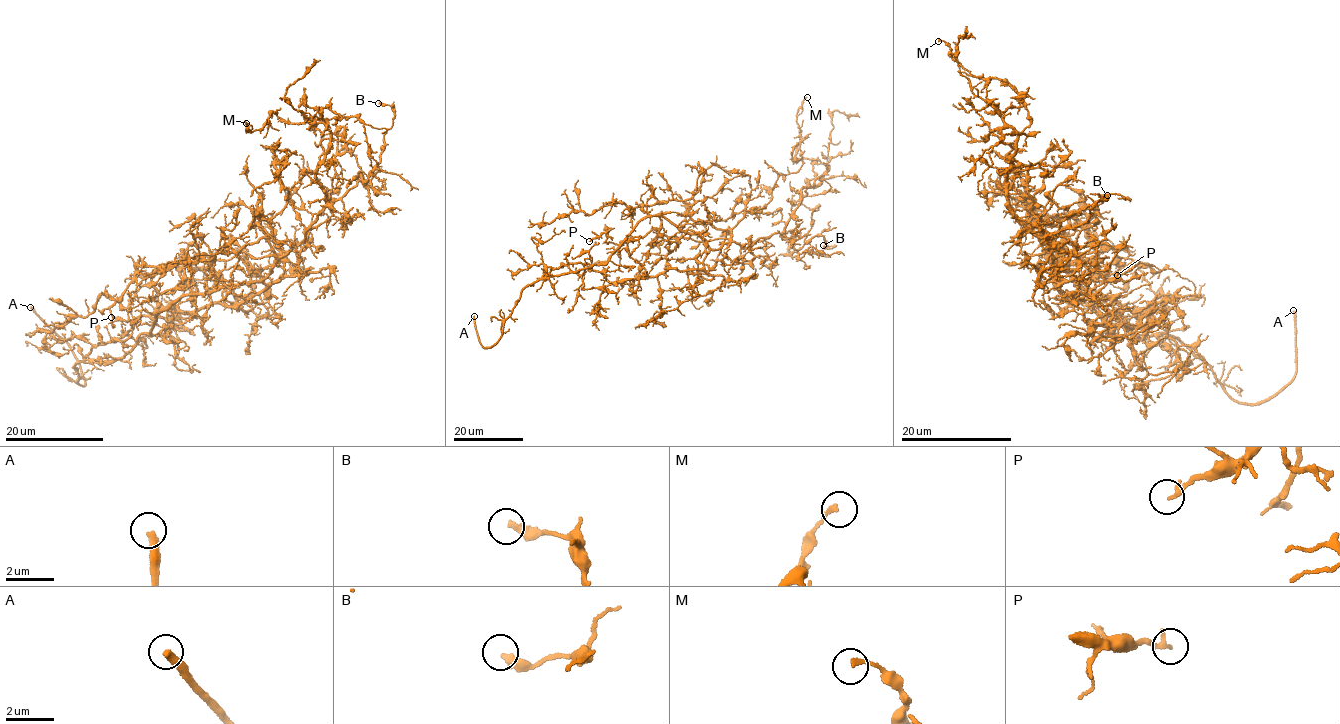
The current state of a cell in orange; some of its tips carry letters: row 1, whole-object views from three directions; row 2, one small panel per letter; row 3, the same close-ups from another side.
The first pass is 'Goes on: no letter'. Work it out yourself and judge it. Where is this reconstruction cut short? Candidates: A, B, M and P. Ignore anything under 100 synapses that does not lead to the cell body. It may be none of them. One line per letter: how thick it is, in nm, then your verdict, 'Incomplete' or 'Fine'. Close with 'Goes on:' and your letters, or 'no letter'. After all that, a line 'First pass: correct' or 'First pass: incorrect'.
A: Thickness 340 nm. Incomplete
B: Thickness 300 nm. Fine
M: Thickness 170 nm. Fine
P: Thickness 180 nm. Fine
Goes on: A
First pass: incorrect

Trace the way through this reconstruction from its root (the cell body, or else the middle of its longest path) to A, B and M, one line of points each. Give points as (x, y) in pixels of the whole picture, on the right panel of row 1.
A: (1086, 322), (1147, 329), (1147, 309), (1133, 312), (1154, 318), (1246, 404), (1266, 400), (1294, 375), (1293, 310)
B: (1086, 322), (1060, 291), (1048, 247), (1068, 253), (1076, 244), (1046, 236), (1088, 220), (1107, 195)
M: (1086, 322), (1060, 291), (1051, 241), (1010, 207), (1018, 133), (1002, 112), (1022, 96), (969, 74), (938, 41)

